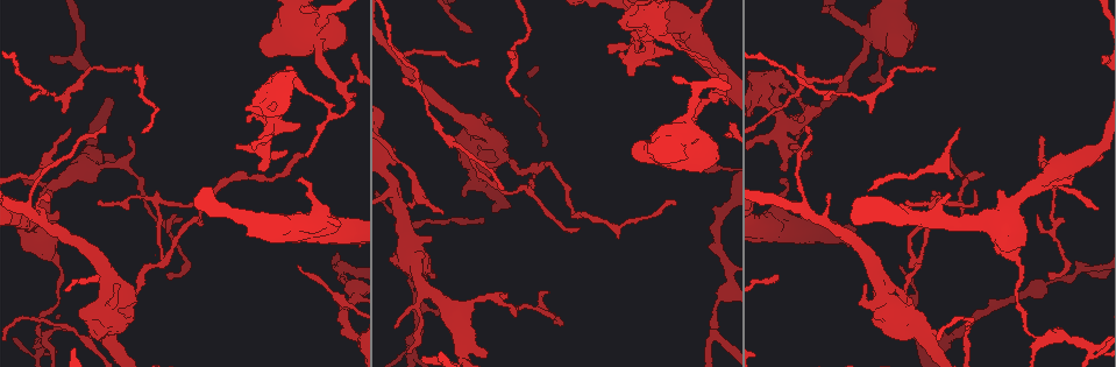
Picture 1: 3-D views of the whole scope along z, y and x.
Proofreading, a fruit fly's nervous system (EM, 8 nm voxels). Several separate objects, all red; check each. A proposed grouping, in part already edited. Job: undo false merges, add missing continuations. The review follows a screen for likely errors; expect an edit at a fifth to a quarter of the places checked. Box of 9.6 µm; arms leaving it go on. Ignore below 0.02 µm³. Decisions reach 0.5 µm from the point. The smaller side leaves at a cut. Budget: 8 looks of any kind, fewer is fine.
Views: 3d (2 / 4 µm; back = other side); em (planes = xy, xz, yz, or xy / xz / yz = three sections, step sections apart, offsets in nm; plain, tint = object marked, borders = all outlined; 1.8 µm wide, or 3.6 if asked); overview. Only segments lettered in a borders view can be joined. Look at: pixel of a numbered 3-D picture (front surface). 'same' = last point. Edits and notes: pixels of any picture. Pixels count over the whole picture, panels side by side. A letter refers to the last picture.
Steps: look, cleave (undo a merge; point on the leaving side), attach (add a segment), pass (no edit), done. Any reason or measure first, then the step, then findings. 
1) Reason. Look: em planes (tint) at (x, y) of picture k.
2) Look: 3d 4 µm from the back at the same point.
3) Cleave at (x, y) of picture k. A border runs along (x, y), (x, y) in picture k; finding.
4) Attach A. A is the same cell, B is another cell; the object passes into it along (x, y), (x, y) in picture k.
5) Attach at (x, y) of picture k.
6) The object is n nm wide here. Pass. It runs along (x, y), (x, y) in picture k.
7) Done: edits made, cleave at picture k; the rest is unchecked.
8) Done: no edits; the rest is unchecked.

Narrows sharply. Look: 3d 4 µm at (715, 331) of picture 1.

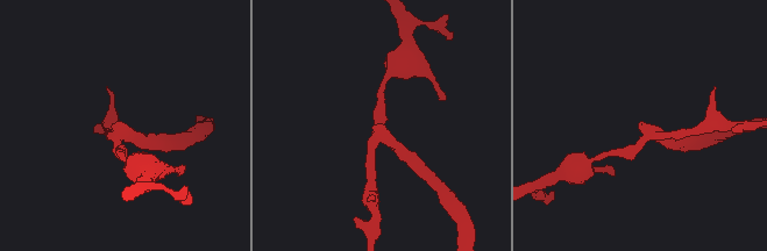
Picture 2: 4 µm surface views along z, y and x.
Now the EM. Look: em 3.6 µm yz step 16 (tint) at (379, 131) of picture 2.

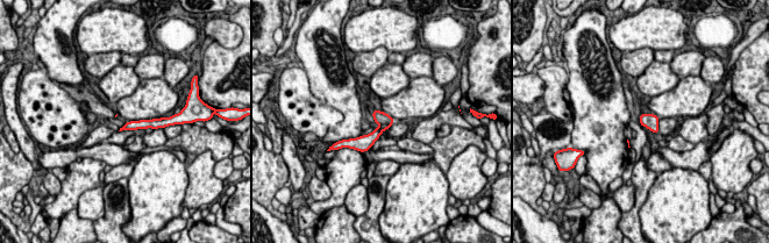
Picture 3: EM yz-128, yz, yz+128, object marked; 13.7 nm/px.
Cut it another way. Look: em 3.6 µm planes (borders) at the same point.

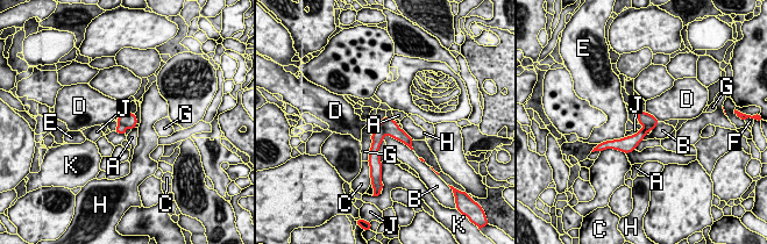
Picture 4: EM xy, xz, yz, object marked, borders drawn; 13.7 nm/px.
Cleave at (391, 128) of picture 4. A, B, C, D, E, F, G, H, J and K are other cells; a border runs along (381, 122), (384, 134) in picture 4; a second neuron is stuck on.

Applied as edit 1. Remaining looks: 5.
Abrupt turn. Look: 3d 2 µm at (1088, 350) of picture 1.

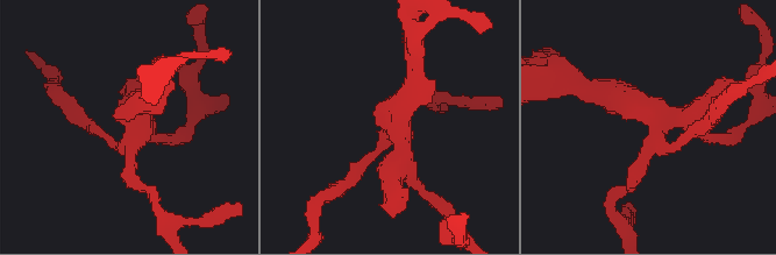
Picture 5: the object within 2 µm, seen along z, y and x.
Shape alone is not enough. Look: em planes (tint) at (139, 115) of picture 5.

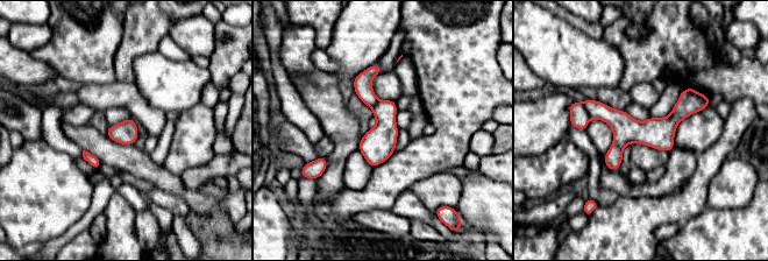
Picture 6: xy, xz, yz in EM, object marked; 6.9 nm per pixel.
Look: em planes (borders) at the same point.

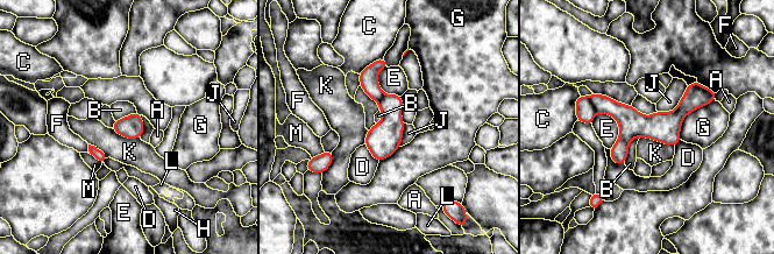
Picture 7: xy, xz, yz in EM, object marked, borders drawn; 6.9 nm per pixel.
Cleave at (586, 112) of picture 7. A, B, C, D, E, F, G, H, J, K, L and M are other cells; a border runs along (587, 97), (597, 112) in picture 7; a second neuron is stuck on.

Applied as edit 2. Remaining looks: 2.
Done: edits made, cleave at picture 4, cleave at picture 7; the rest is unchecked.

